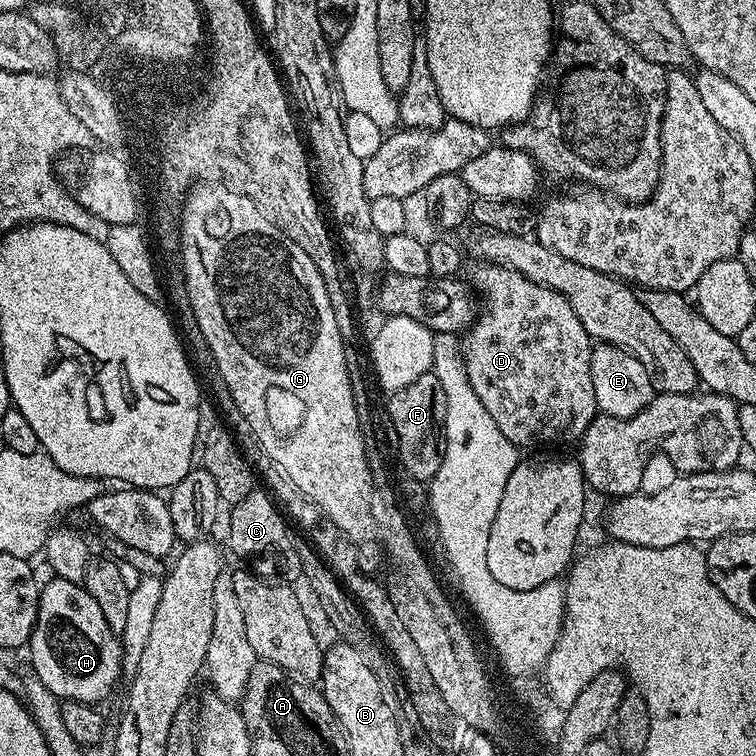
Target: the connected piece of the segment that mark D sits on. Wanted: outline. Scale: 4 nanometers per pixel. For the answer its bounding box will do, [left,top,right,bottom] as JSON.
[462,262,598,449]

